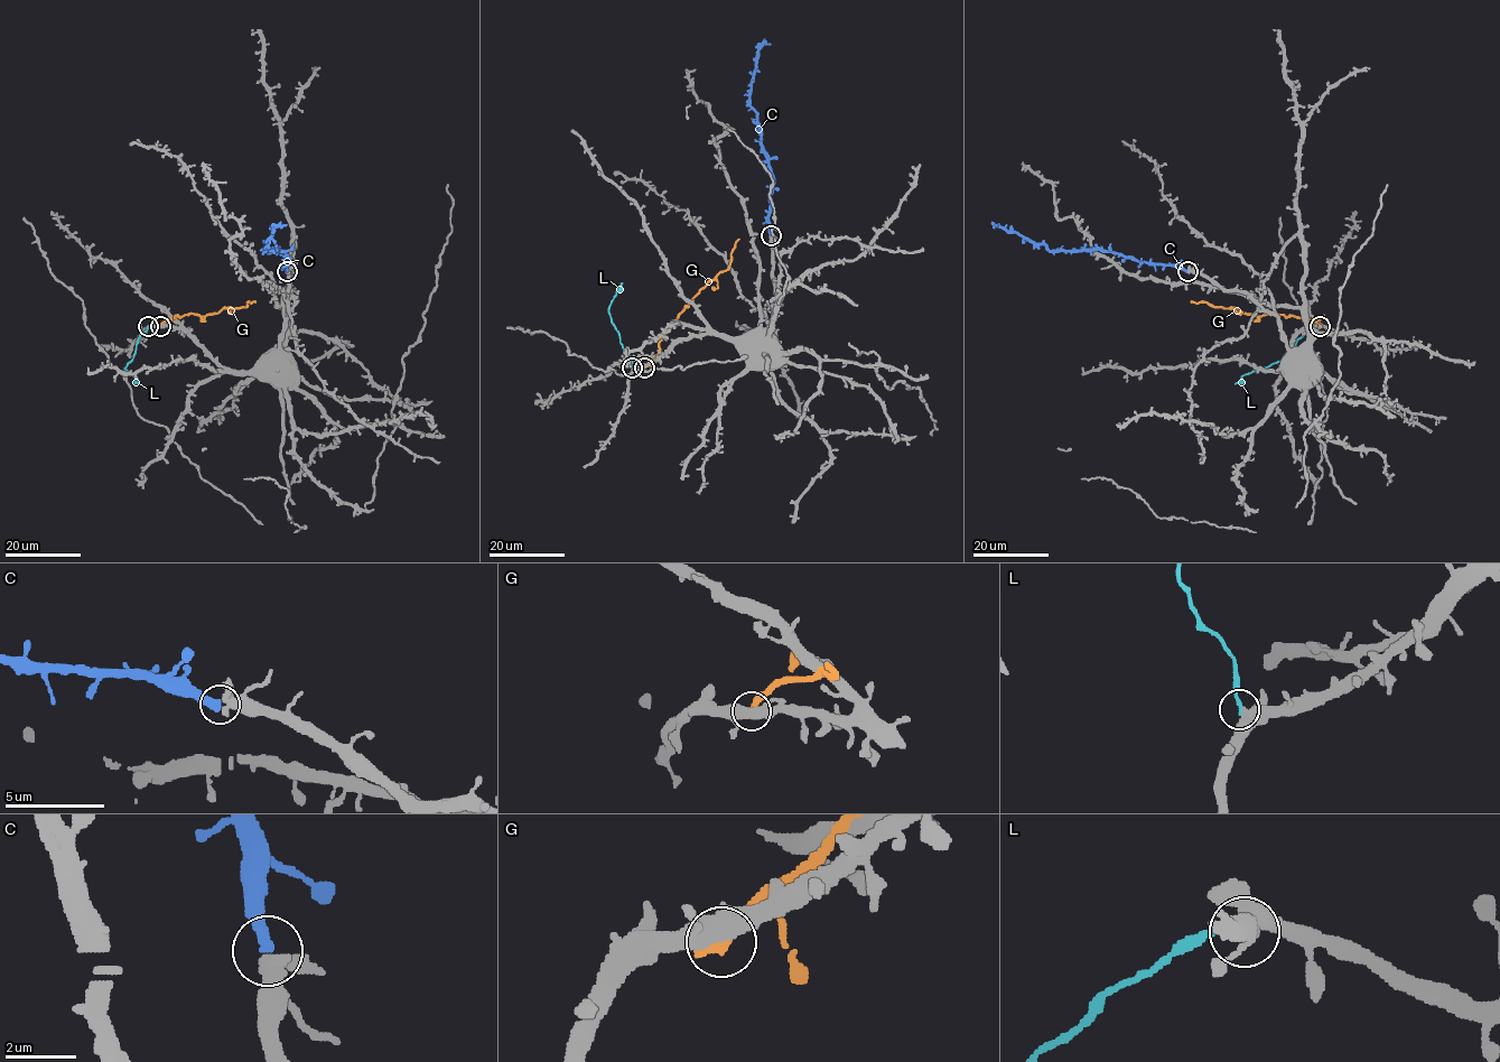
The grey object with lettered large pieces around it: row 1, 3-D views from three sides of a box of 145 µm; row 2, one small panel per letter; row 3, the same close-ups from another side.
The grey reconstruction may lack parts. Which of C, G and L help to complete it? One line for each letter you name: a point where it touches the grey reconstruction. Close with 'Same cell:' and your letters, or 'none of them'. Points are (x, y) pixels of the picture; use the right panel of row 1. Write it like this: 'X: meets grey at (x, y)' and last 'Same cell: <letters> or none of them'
C: meets grey at (1188, 271)
Same cell: C

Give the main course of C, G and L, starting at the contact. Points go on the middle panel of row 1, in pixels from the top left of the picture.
C: (770, 235), (773, 179), (757, 112), (751, 104), (756, 52), (764, 44), (770, 44)
G: (643, 368), (658, 354), (660, 337), (674, 319), (706, 283), (728, 268), (732, 251), (739, 239)
L: (631, 368), (631, 359), (608, 313), (611, 301), (622, 282)

